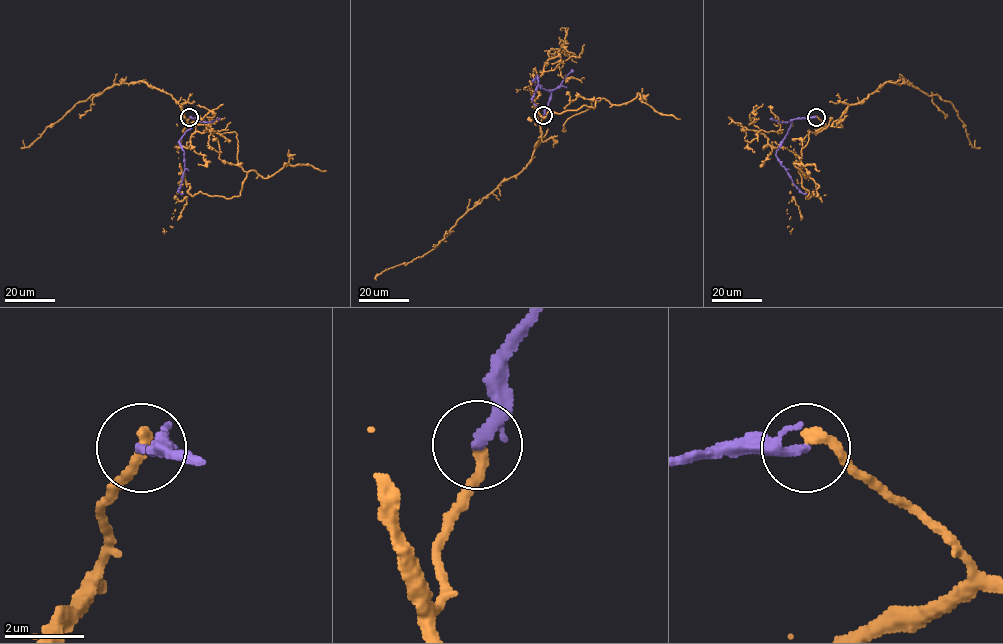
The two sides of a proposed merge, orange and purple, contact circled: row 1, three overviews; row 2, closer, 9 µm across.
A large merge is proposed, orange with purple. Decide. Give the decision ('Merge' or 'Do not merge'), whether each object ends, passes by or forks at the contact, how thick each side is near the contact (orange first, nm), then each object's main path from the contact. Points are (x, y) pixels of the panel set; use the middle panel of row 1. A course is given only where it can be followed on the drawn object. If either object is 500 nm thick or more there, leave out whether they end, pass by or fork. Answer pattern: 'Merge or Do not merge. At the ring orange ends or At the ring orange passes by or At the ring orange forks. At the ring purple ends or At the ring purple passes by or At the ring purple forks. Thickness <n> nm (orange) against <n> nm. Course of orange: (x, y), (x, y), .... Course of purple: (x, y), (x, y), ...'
Do not merge. At the ring orange ends. At the ring purple passes by. Thickness 300 nm (orange) against 190 nm. Course of orange: (543, 115), (542, 141), (600, 100), (593, 108), (543, 118), (529, 86), (518, 90). Course of purple: (543, 115), (551, 92), (533, 82), (537, 75), (538, 85), (532, 98), (537, 105)

